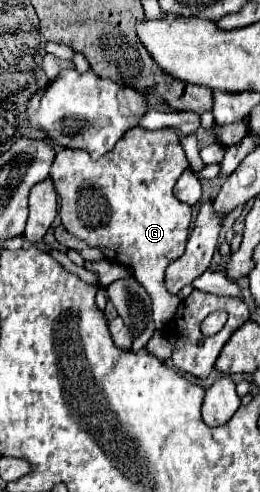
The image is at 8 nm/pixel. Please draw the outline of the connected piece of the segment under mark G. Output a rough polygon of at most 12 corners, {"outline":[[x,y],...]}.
{"outline":[[132,127],[92,159],[60,149],[66,231],[134,271],[156,329],[180,307],[192,169],[170,127]]}

